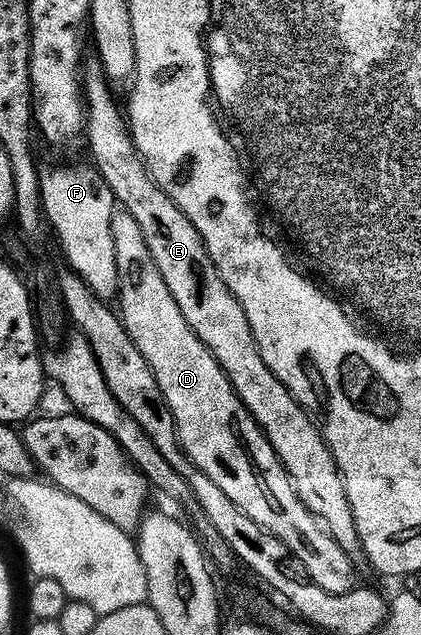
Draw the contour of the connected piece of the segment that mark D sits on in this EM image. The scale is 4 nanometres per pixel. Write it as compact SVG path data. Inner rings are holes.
M117 208L110 219L110 235L114 237L114 263L118 269L118 314L128 338L138 347L138 351L146 359L150 371L154 371L154 379L158 379L158 387L162 387L162 395L174 415L176 434L184 453L214 484L258 527L270 531L284 544L293 558L300 560L300 565L305 569L307 580L314 582L322 591L331 593L344 593L353 588L352 560L345 555L342 547L334 543L328 530L317 521L316 516L305 507L298 499L294 487L288 478L288 472L282 467L274 447L265 439L264 432L256 426L256 420L250 411L238 399L230 379L218 367L214 355L190 331L190 323L182 319L182 311L178 311L178 303L174 303L174 295L166 288L166 279L154 267L154 259L150 259L150 247L146 247L146 239L142 239L142 227L126 210Z

